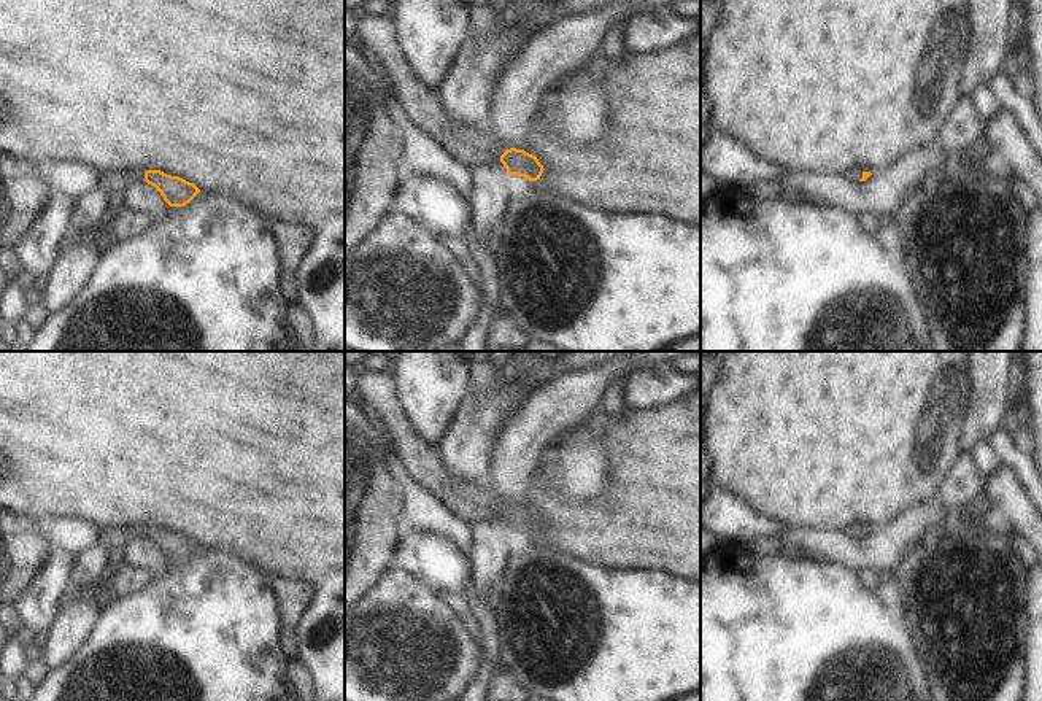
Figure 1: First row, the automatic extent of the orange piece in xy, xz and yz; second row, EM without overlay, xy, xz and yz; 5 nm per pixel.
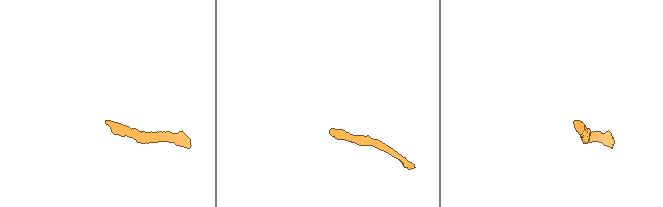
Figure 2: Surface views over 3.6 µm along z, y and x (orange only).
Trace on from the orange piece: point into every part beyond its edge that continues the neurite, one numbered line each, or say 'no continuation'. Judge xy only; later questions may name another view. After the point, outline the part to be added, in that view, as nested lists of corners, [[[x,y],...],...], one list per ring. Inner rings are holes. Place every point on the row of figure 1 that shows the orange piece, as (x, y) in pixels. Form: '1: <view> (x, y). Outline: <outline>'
1: xy (116, 180). Outline: [[[140,168],[102,172],[103,189],[108,192],[122,191],[129,183],[138,180],[145,180],[145,172]]]

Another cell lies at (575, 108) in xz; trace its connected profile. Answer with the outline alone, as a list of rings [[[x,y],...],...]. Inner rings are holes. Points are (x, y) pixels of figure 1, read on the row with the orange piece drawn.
[[[599,54],[591,56],[578,68],[561,75],[553,87],[538,97],[532,121],[550,138],[559,143],[585,143],[605,132],[608,108],[599,62]]]

